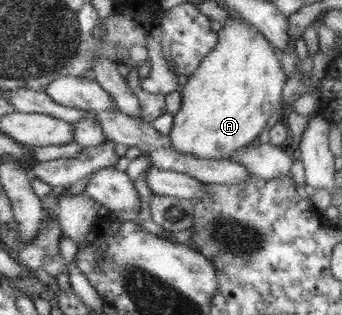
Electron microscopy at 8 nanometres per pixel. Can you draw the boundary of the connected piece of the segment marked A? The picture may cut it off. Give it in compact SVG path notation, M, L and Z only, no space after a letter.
M234 17L217 32L217 44L185 78L180 107L167 134L171 148L195 158L231 158L235 150L256 143L269 116L283 107L285 75L267 40L248 23Z

